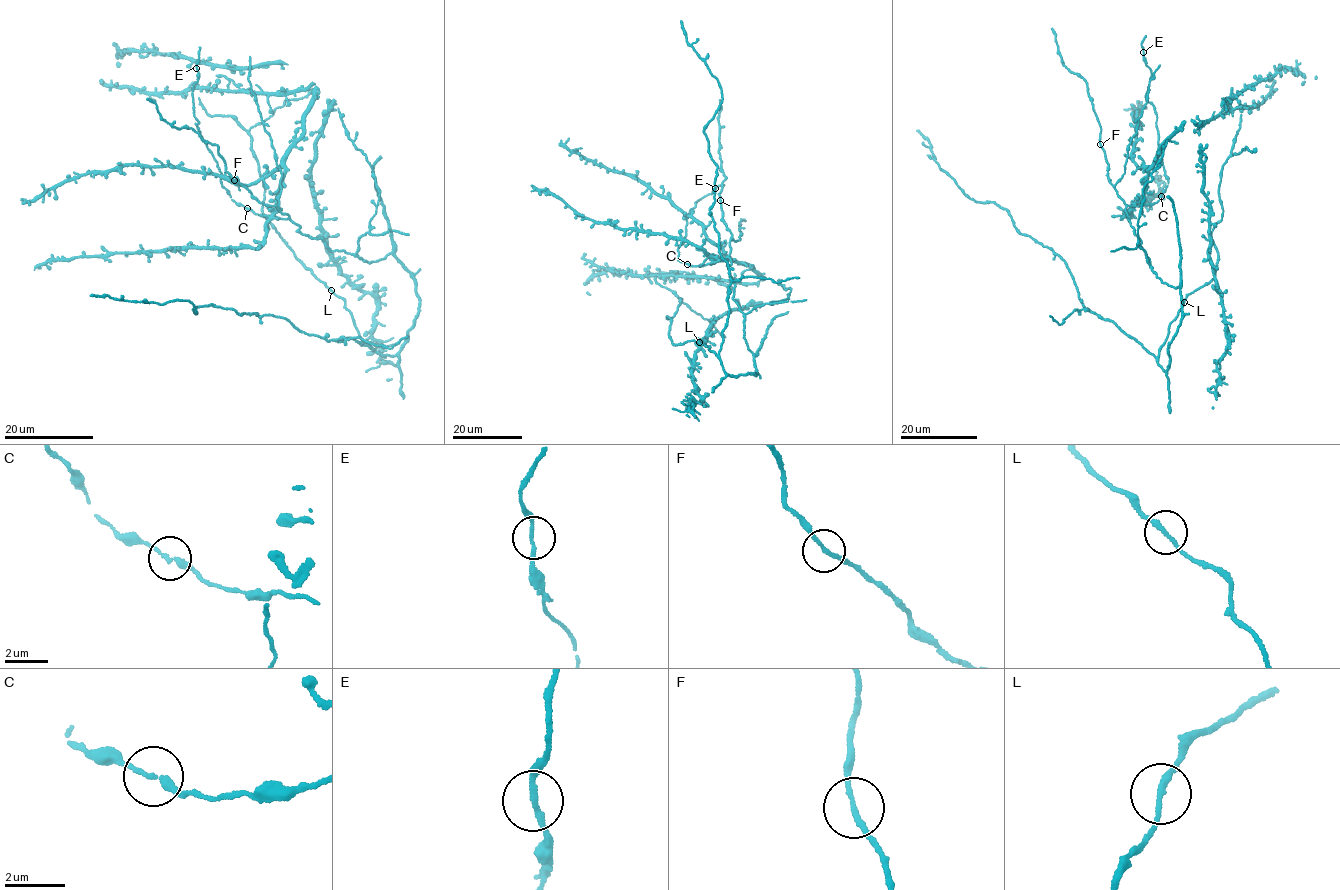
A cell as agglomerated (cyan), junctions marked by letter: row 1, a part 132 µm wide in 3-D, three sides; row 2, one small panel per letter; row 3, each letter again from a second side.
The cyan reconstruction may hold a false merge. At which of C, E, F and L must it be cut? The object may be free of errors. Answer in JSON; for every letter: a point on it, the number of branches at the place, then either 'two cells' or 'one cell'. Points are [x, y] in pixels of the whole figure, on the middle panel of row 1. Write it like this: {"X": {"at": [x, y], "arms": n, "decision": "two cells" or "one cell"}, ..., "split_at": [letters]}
{"C": {"at": [687, 264], "arms": 2, "decision": "one cell"}, "E": {"at": [715, 188], "arms": 2, "decision": "one cell"}, "F": {"at": [720, 200], "arms": 2, "decision": "one cell"}, "L": {"at": [699, 342], "arms": 2, "decision": "one cell"}, "split_at": []}

